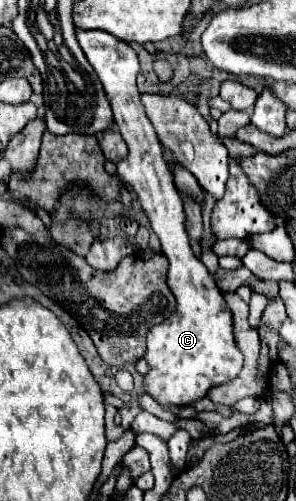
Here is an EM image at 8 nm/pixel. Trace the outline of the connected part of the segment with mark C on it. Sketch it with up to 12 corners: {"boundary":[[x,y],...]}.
{"boundary":[[77,30],[129,146],[133,188],[177,298],[147,334],[145,390],[185,406],[243,368],[231,310],[191,250],[139,100],[135,50]]}

